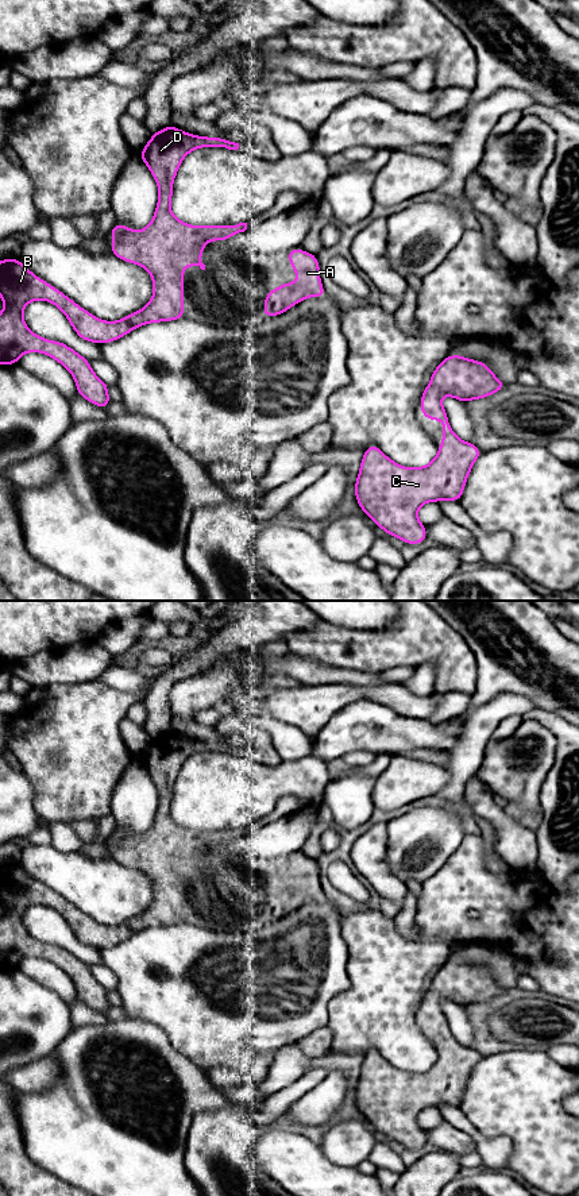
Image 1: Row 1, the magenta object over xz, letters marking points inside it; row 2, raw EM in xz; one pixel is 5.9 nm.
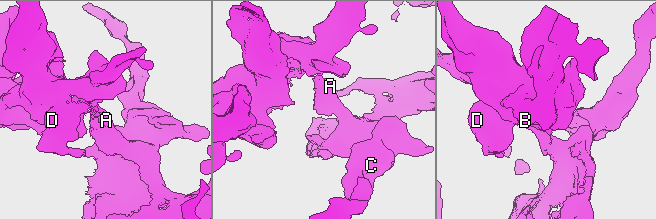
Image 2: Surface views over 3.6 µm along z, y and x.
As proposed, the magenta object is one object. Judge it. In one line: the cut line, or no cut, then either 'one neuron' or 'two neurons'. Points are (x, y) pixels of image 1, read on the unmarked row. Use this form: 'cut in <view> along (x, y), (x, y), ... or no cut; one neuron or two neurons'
no cut; one neuron

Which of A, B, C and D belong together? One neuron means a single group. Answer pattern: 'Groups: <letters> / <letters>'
Groups: A B C D

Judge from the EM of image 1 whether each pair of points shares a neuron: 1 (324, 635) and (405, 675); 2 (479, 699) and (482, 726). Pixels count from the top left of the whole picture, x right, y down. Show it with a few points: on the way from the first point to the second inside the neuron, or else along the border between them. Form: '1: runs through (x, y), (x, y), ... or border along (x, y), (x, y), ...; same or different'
1: border along (415, 667), (396, 666), (377, 674); different
2: border along (509, 693), (501, 693), (469, 710); different

